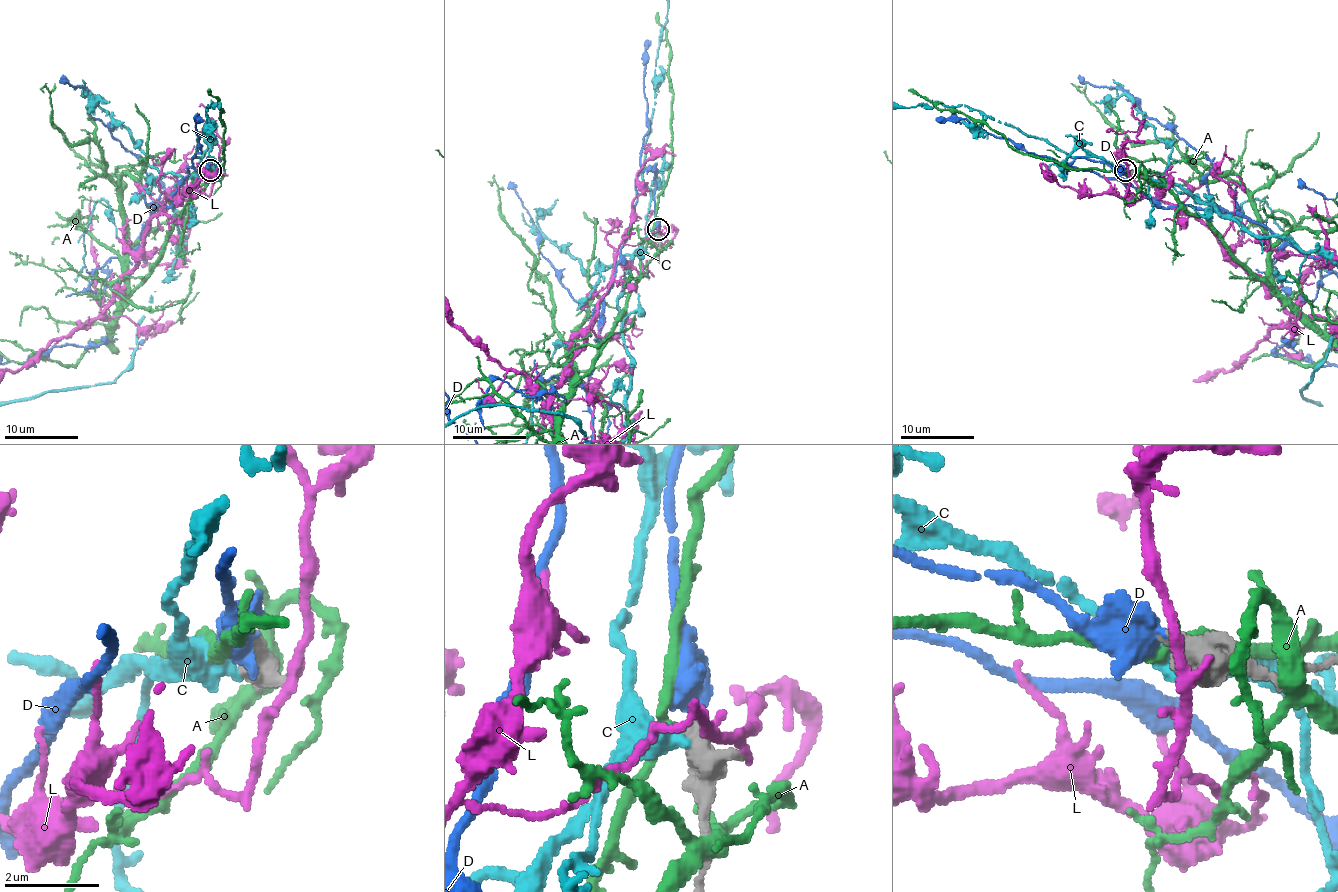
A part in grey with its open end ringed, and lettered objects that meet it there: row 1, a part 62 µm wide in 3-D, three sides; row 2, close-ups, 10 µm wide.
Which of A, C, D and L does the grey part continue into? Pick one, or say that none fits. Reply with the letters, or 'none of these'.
D

